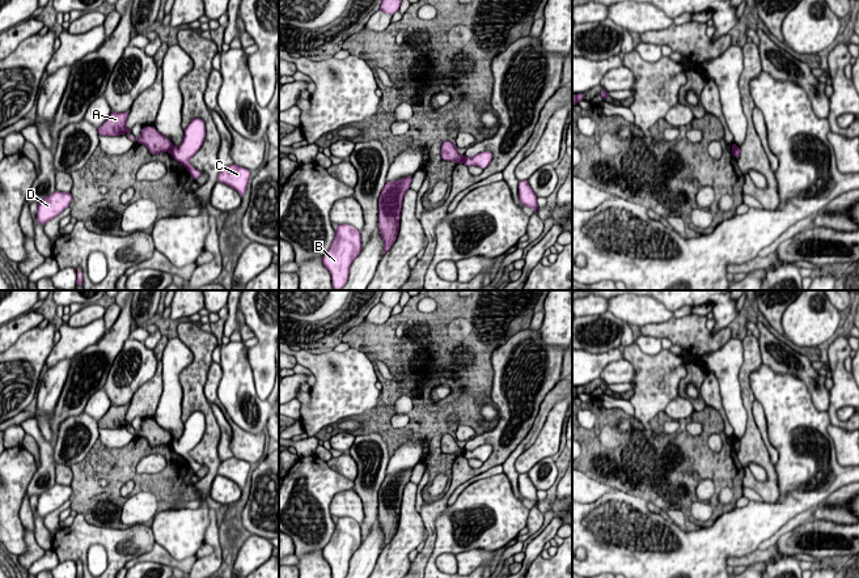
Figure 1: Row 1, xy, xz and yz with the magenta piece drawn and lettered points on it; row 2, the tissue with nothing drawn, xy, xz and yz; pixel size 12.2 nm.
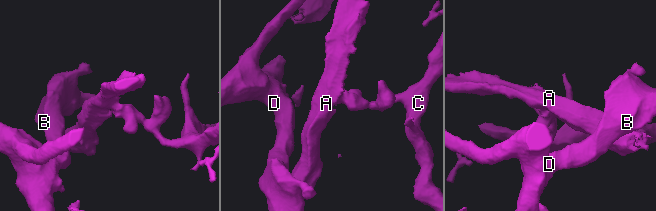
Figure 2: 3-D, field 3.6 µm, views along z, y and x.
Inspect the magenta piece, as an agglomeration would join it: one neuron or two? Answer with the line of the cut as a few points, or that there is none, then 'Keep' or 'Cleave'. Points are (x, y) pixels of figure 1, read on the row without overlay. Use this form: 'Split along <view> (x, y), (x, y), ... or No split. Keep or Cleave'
Split along xz (465, 450), (462, 455). Cleave

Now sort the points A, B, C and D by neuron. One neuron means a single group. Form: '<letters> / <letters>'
A / B C D

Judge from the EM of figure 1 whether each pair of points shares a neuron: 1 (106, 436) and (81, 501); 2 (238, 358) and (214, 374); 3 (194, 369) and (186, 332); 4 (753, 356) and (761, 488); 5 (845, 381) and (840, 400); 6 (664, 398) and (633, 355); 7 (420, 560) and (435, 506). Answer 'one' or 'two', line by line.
1: two
2: two
3: one
4: one
5: one
6: one
7: one

